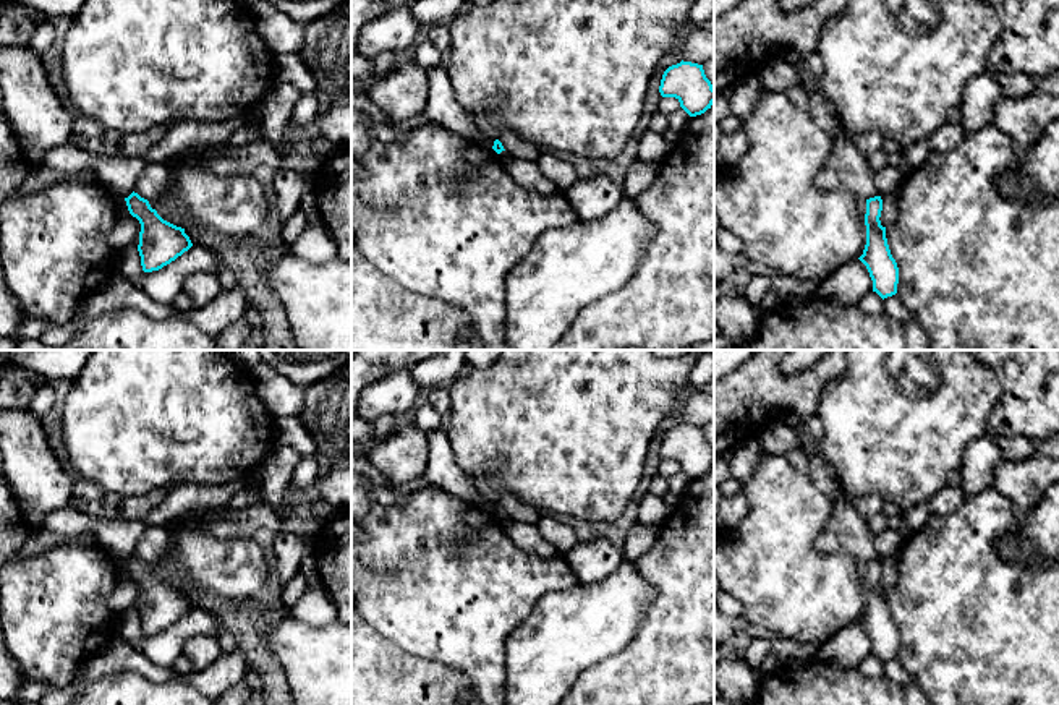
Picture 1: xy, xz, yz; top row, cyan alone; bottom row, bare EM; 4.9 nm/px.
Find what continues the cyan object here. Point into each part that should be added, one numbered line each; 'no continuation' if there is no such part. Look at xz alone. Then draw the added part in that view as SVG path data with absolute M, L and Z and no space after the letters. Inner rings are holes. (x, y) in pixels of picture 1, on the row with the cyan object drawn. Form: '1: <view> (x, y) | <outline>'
no continuation

